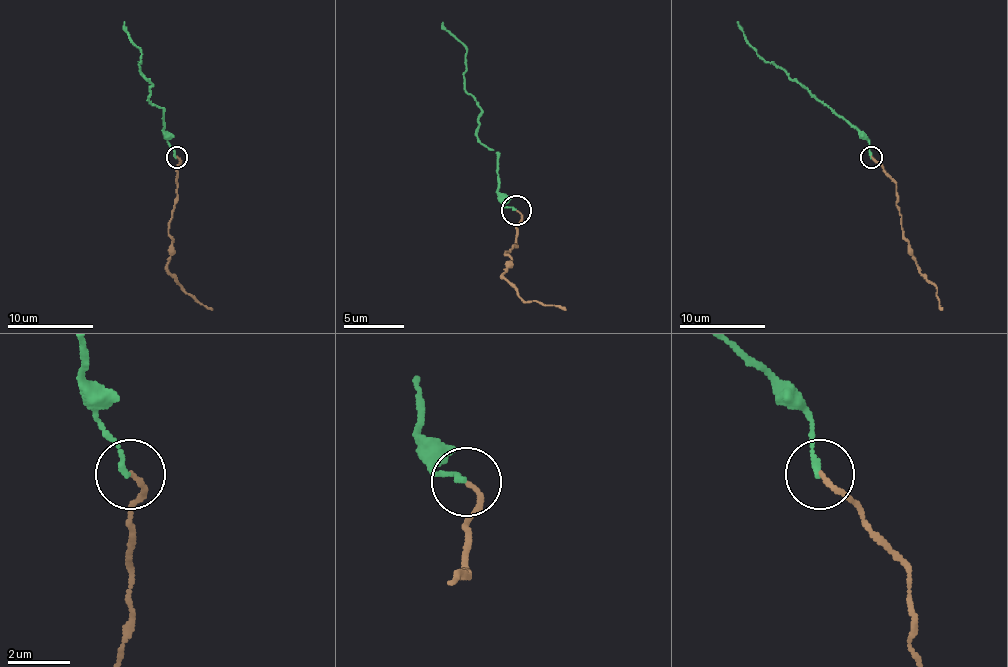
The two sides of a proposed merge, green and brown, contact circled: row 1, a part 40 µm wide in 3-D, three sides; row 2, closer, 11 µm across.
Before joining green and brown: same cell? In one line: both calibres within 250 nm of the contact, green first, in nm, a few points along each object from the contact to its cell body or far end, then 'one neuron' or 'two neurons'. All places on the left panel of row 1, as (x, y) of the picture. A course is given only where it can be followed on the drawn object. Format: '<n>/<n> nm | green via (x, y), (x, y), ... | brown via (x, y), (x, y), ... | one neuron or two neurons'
160/150 nm | green via (176, 156), (163, 131), (163, 109), (148, 98), (150, 83), (140, 73), (142, 53), (131, 40), (125, 21) | brown via (176, 156), (180, 165), (176, 169), (176, 204), (168, 236), (172, 242), (168, 272), (185, 290), (213, 309) | one neuron

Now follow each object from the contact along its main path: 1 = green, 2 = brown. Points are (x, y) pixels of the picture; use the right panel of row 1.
1: (871, 156), (869, 141), (832, 109), (757, 53), (746, 40), (737, 21)
2: (871, 156), (896, 184), (896, 204), (907, 253), (937, 290), (942, 309)

